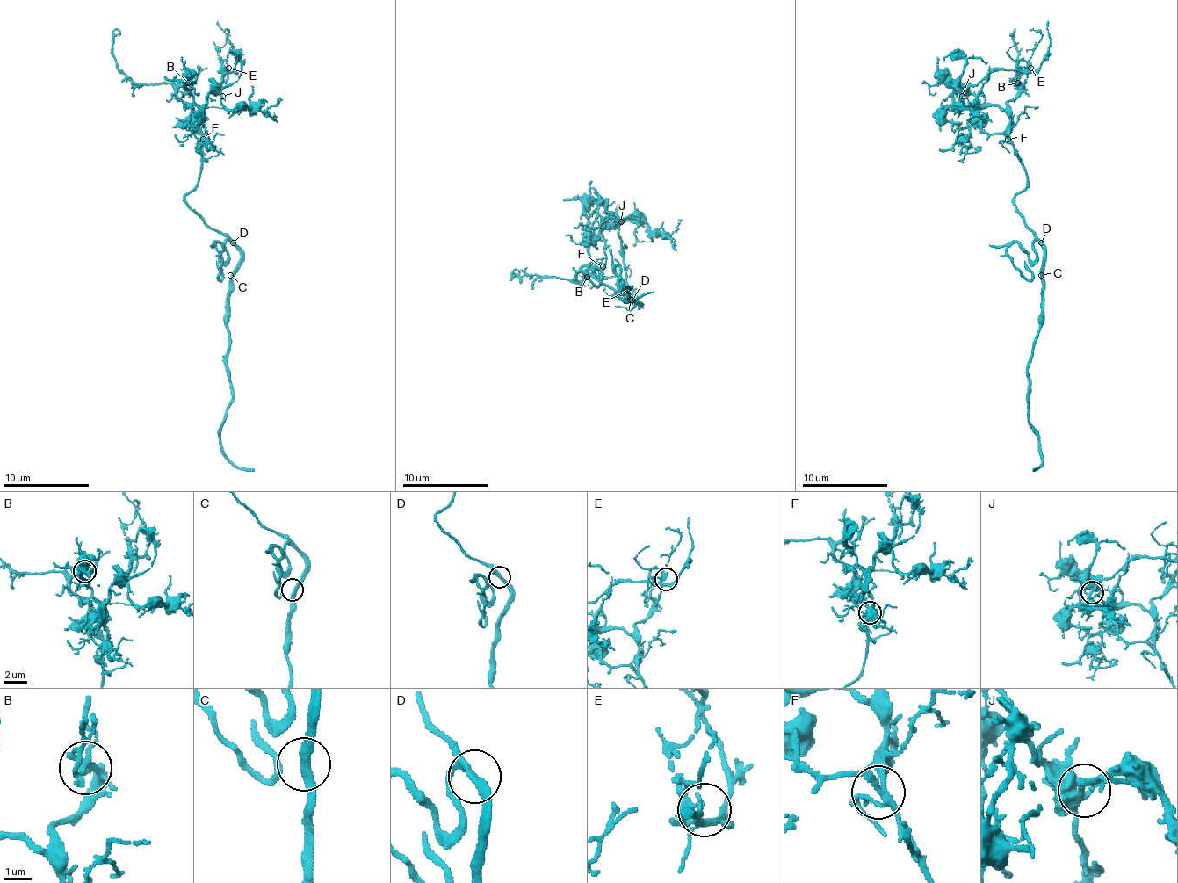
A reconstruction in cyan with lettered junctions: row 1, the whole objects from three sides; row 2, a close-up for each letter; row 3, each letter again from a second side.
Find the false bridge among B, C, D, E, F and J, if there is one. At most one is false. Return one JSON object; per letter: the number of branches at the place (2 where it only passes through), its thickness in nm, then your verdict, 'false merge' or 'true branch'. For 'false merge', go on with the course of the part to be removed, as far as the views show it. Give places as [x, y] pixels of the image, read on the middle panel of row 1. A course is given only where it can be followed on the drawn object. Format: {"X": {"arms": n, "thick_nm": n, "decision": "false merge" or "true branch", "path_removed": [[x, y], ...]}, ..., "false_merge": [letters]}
{"B": {"arms": 4, "thick_nm": 220, "decision": "true branch"}, "C": {"arms": 3, "thick_nm": 240, "decision": "true branch"}, "D": {"arms": 3, "thick_nm": 240, "decision": "true branch"}, "E": {"arms": 4, "thick_nm": 170, "decision": "true branch"}, "F": {"arms": 4, "thick_nm": 240, "decision": "true branch"}, "J": {"arms": 3, "thick_nm": 260, "decision": "true branch"}, "false_merge": []}

